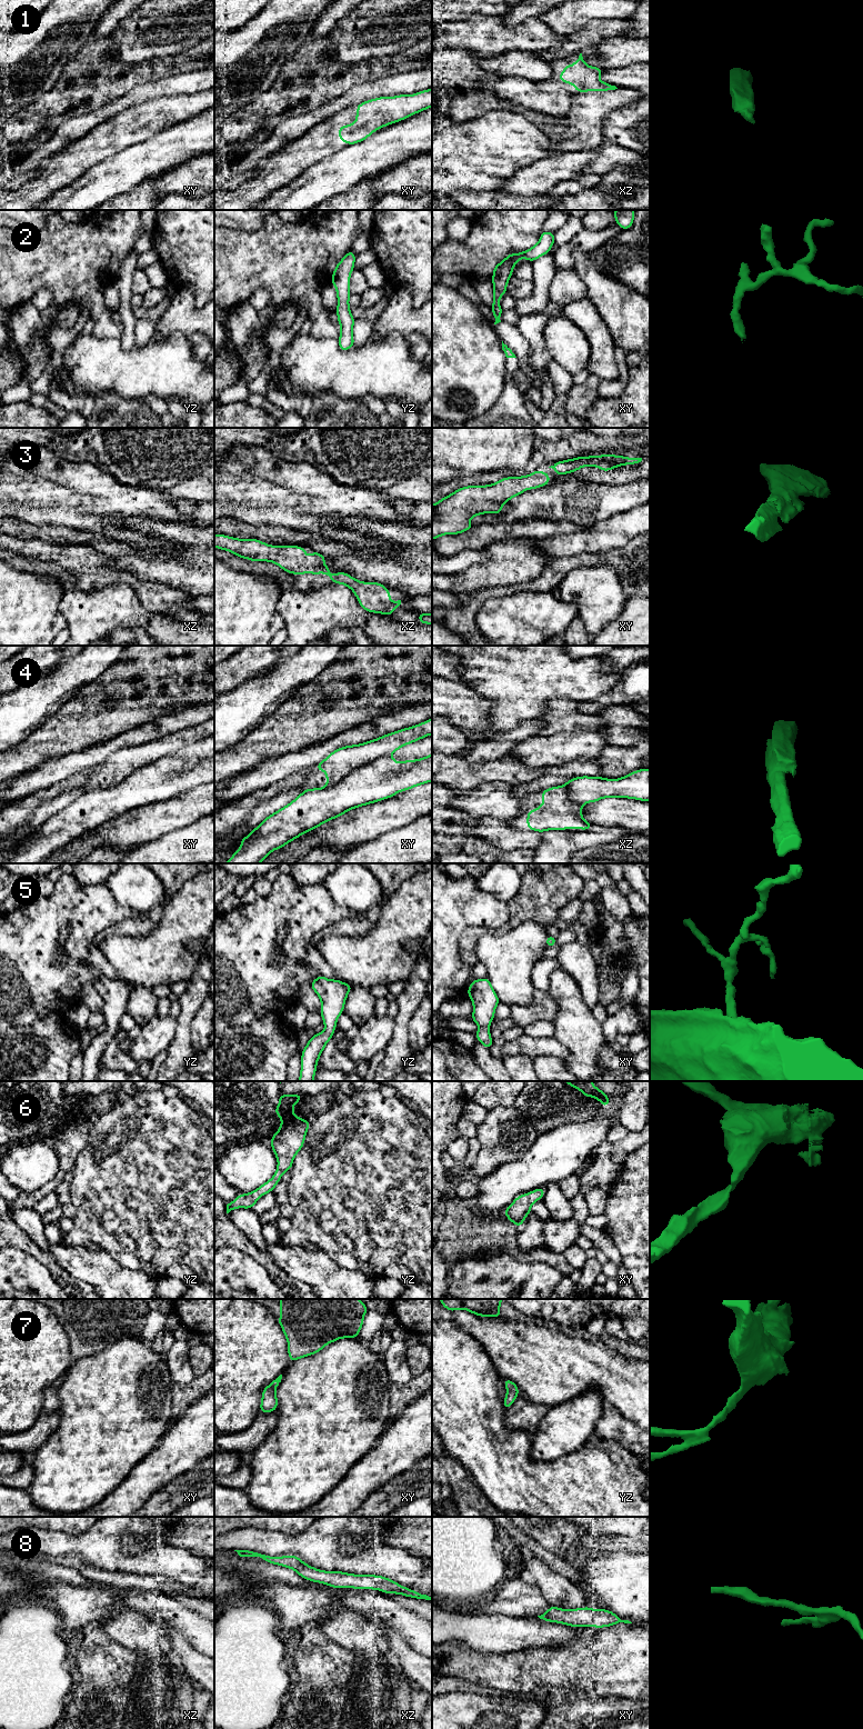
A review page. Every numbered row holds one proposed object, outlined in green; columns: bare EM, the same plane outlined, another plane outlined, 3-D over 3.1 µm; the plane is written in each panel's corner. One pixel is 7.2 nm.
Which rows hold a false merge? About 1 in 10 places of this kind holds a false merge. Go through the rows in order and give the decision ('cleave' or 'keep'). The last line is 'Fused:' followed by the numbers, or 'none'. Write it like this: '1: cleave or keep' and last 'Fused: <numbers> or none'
1: keep
2: keep
3: keep
4: cleave
5: keep
6: keep
7: keep
8: keep
Fused: 4

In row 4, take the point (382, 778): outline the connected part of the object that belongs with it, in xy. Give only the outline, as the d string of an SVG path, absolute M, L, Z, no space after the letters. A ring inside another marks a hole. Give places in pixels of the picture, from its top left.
M432 753L428 757L397 762L390 756L365 763L324 788L305 789L293 801L267 817L248 837L225 863L260 863L271 851L281 849L290 841L317 827L344 814L351 809L378 802L398 792L432 781Z

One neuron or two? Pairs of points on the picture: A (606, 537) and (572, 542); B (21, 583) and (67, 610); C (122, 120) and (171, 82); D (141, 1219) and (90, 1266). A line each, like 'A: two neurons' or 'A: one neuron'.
A: one neuron
B: two neurons
C: two neurons
D: two neurons

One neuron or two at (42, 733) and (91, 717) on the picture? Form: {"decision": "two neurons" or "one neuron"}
{"decision": "one neuron"}

